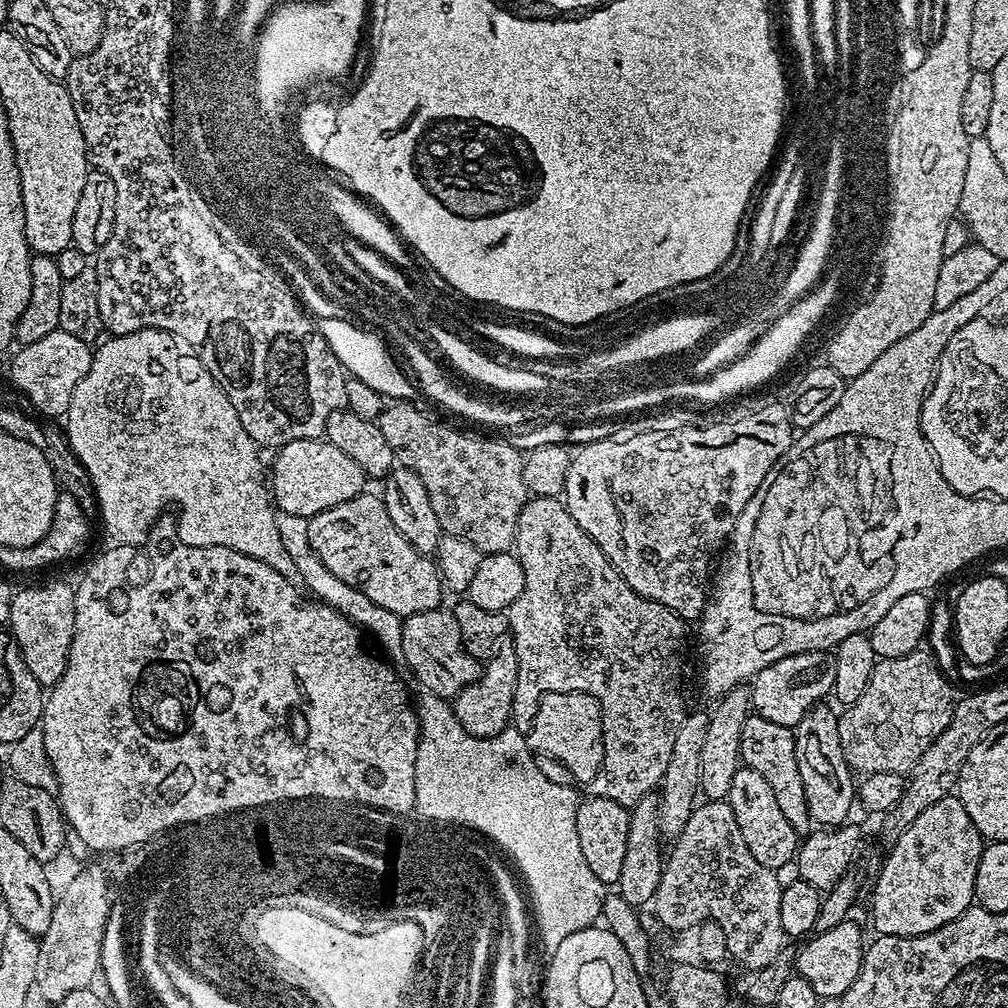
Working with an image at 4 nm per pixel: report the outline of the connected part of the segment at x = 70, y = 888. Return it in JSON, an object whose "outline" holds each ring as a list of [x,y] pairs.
{"outline":[[[92,868],[89,872],[80,872],[64,888],[64,893],[59,893],[54,910],[54,918],[50,922],[50,930],[46,930],[40,943],[38,954],[38,970],[35,987],[49,1000],[49,1005],[56,1005],[59,1000],[66,998],[68,994],[74,994],[74,990],[93,987],[95,976],[101,975],[101,956],[103,945],[100,942],[101,929],[104,926],[104,915],[108,907],[108,899],[105,895],[110,891],[108,880]]]}

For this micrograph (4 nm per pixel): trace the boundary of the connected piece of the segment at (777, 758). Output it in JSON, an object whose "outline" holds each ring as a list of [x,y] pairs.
{"outline":[[[749,715],[746,726],[742,726],[740,759],[743,767],[754,770],[762,774],[762,778],[766,778],[766,783],[770,785],[786,822],[790,822],[790,826],[794,826],[798,834],[807,833],[810,817],[806,806],[806,790],[802,787],[802,774],[798,774],[795,731],[786,726],[778,726],[778,722],[770,722],[761,716]]]}

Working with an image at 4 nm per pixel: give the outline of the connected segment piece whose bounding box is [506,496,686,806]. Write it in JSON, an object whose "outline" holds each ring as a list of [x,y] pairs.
{"outline":[[[532,496],[518,514],[516,523],[516,542],[514,555],[520,560],[524,575],[524,589],[518,598],[506,609],[508,630],[510,633],[510,647],[516,651],[518,658],[518,682],[514,686],[514,702],[512,703],[511,723],[521,730],[528,730],[532,725],[539,702],[547,692],[585,692],[593,696],[600,704],[601,734],[604,742],[604,761],[600,772],[590,783],[591,795],[610,798],[614,802],[625,806],[635,806],[645,799],[647,792],[659,789],[660,780],[666,774],[666,766],[670,763],[670,753],[674,750],[674,737],[682,726],[686,715],[684,696],[680,693],[680,671],[684,668],[684,628],[685,621],[674,613],[654,602],[650,598],[642,598],[618,574],[618,570],[602,554],[602,550],[593,540],[574,522],[574,518],[564,506],[563,499],[555,496]]]}

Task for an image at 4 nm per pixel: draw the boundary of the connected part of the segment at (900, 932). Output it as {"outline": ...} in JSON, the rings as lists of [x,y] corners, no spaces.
{"outline":[[[953,794],[934,802],[927,810],[922,810],[895,844],[887,849],[888,857],[876,876],[876,885],[872,888],[872,924],[882,936],[917,936],[930,934],[946,922],[954,922],[966,909],[973,907],[976,899],[974,878],[978,878],[978,858],[982,854],[985,841],[980,831],[970,822],[966,806],[962,806],[959,795]]]}

